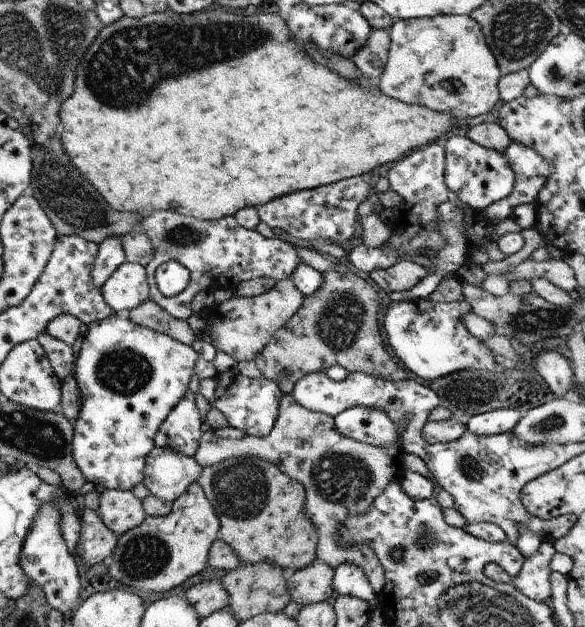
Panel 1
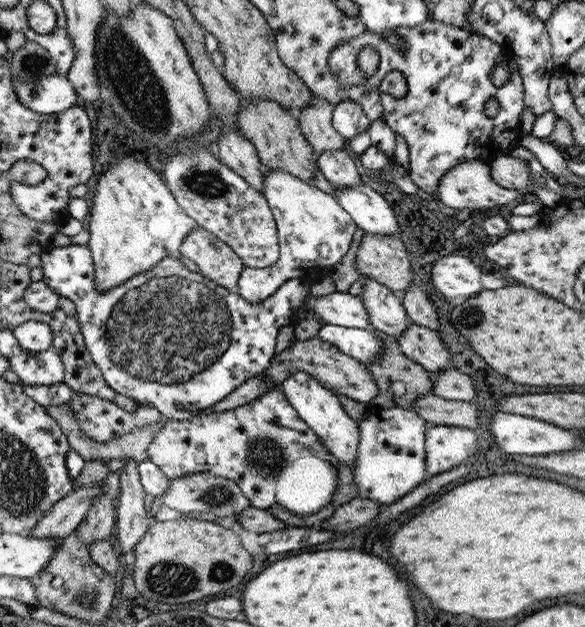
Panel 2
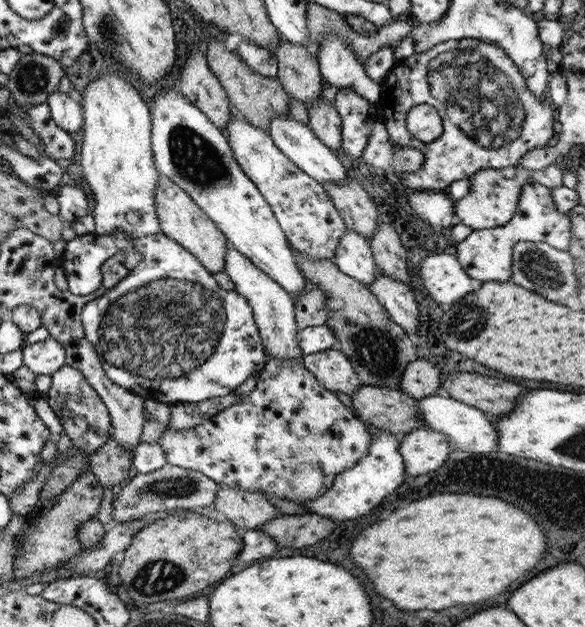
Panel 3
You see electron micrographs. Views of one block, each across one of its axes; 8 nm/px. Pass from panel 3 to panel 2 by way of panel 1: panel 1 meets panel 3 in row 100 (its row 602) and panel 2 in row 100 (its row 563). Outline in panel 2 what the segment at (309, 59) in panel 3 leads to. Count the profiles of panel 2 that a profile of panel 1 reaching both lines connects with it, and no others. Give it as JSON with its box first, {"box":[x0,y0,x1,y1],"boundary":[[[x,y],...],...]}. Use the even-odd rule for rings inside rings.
{"box":[297,96,347,155],"boundary":[[[311,96],[309,106],[301,108],[297,118],[301,134],[306,138],[315,155],[331,152],[339,148],[347,149],[347,141],[331,124],[331,104],[319,96]]]}

